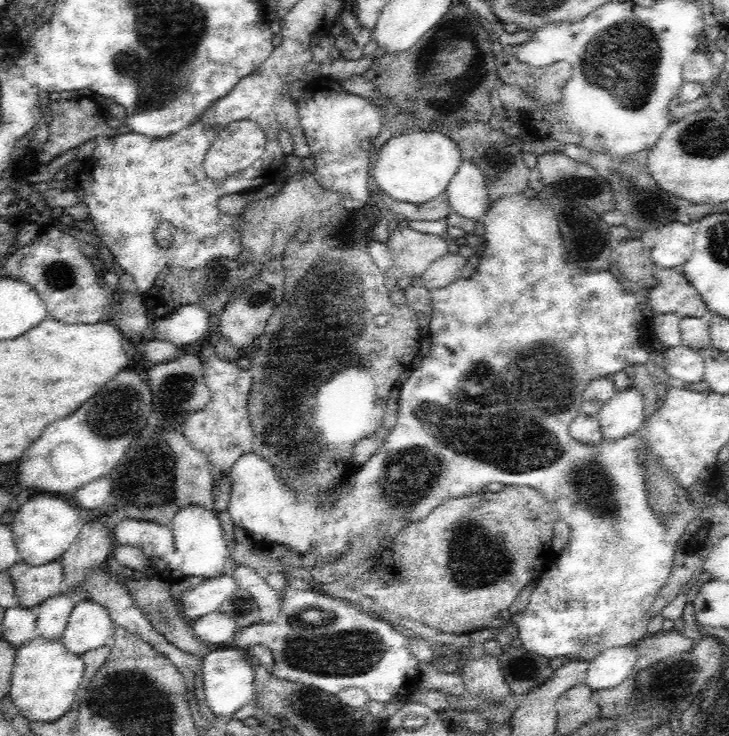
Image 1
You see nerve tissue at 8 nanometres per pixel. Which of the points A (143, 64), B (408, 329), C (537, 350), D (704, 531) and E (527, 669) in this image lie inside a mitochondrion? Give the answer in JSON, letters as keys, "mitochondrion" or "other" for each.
{"A":"mitochondrion","B":"other","C":"mitochondrion","D":"mitochondrion","E":"mitochondrion"}

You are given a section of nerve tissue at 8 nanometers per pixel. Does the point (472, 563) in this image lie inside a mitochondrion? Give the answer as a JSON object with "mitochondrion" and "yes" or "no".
{"mitochondrion":"yes"}

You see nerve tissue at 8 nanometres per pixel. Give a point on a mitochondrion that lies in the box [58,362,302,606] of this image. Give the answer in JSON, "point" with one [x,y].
{"point":[102,418]}

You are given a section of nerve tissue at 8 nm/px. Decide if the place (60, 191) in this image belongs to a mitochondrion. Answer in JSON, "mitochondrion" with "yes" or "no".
{"mitochondrion":"no"}

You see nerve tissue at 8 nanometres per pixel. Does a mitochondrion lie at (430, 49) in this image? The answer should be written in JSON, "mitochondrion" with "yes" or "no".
{"mitochondrion":"no"}

